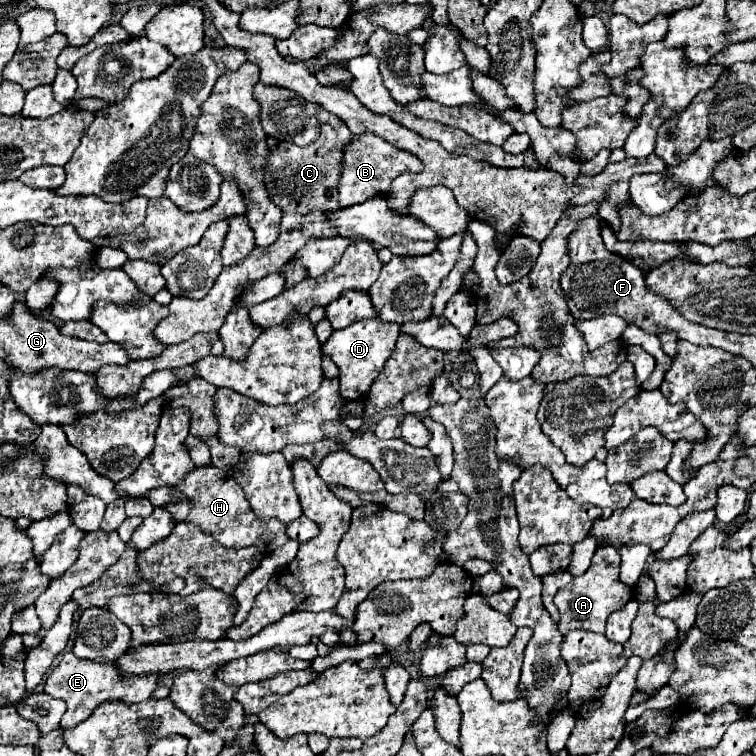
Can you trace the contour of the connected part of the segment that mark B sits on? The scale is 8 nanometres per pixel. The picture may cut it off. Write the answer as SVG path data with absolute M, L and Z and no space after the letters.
M374 134L354 136L350 146L344 148L342 178L340 178L340 186L338 186L340 206L352 206L352 204L364 202L364 200L368 200L372 196L386 196L388 188L390 188L390 182L404 170L420 172L422 170L422 162L416 156L394 148L386 140L376 138Z

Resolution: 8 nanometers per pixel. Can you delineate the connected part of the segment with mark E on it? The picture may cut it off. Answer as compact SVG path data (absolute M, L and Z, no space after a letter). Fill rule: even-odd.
M66 654L62 658L62 664L56 666L44 684L44 692L52 698L60 698L66 702L66 716L62 716L62 728L72 728L84 718L92 714L96 704L108 700L108 698L120 698L124 702L142 702L144 698L150 698L152 692L160 686L162 674L148 674L148 676L122 676L120 668L116 664L96 664L90 660L80 660L74 654Z

